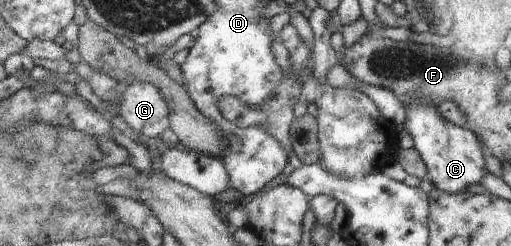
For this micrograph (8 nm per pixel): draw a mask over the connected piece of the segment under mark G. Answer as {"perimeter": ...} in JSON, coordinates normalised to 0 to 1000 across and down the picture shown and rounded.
{"perimeter":[[[272,329],[254,346],[235,443],[250,512],[286,561],[315,561],[321,528],[335,520],[335,427],[301,341]]]}

